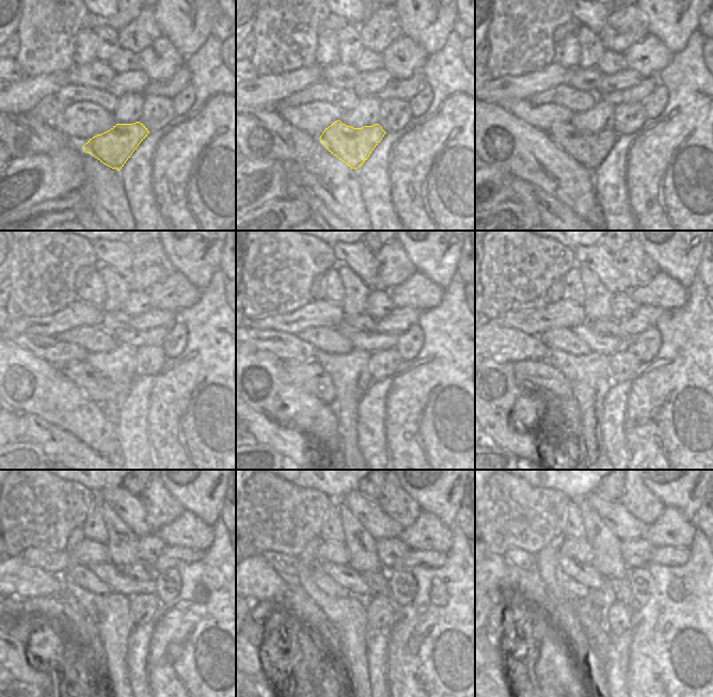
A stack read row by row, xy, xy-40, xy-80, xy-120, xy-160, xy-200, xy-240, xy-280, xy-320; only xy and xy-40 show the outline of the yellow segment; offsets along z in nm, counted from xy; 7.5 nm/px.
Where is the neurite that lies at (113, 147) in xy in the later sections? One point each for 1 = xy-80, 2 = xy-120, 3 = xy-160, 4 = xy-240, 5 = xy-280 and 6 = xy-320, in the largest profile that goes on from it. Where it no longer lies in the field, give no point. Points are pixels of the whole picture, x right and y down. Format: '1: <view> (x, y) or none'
1: xy-80 (589, 148)
2: xy-120 (96, 387)
3: xy-160 (310, 375)
4: xy-240 (68, 619)
5: xy-280 (280, 608)
6: xy-320 (501, 610)

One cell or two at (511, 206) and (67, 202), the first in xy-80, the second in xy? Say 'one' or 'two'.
one

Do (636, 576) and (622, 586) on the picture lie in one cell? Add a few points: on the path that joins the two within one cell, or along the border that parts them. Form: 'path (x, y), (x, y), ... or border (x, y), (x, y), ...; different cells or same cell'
border (627, 579), (636, 605); different cells

